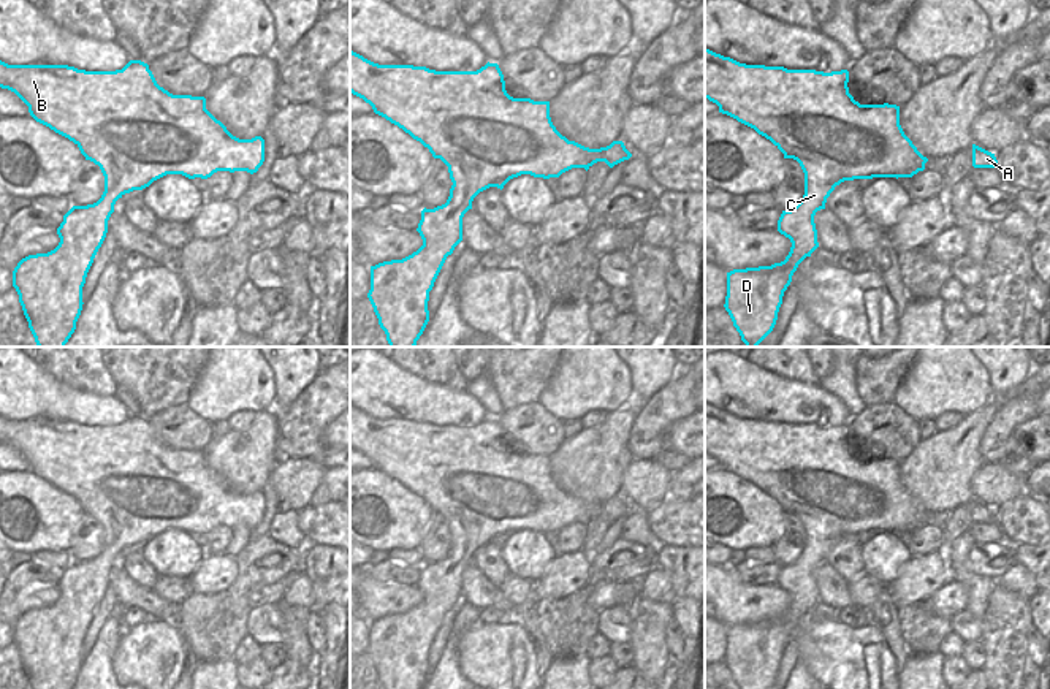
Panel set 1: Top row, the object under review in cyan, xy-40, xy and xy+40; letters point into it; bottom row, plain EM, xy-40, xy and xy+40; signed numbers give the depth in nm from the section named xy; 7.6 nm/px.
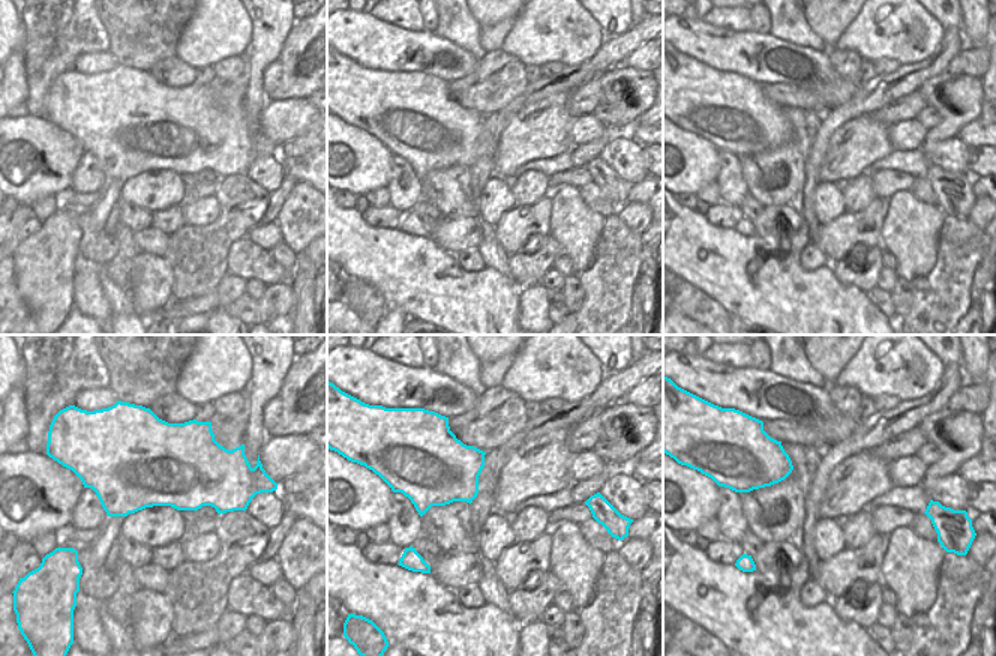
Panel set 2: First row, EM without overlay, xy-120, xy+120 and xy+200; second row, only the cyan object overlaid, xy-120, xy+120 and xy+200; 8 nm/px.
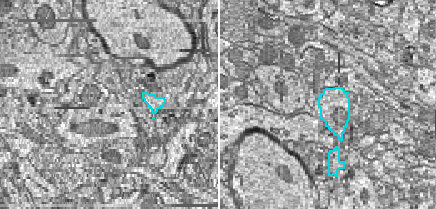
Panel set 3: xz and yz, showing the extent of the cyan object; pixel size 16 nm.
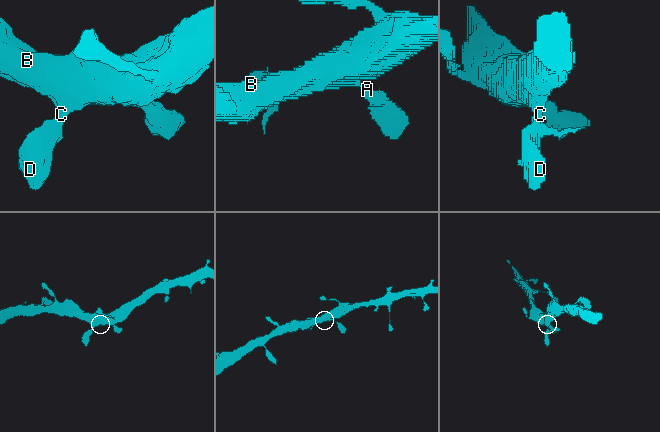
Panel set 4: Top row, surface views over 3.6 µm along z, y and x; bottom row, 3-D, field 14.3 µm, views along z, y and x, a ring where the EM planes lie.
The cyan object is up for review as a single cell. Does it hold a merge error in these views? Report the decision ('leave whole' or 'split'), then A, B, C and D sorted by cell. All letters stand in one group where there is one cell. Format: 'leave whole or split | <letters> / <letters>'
leave whole | A B C D

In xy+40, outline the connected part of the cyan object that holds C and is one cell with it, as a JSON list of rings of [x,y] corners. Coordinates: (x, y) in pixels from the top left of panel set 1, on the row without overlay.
[[[705,402],[705,453],[719,461],[719,467],[754,483],[770,494],[784,513],[793,513],[805,527],[805,550],[790,565],[782,565],[778,586],[790,594],[792,602],[784,616],[771,621],[733,624],[727,627],[725,665],[740,689],[770,689],[776,679],[782,651],[798,619],[819,602],[814,570],[825,564],[827,553],[844,535],[873,532],[912,532],[928,516],[900,480],[900,461],[860,459],[849,448],[849,426],[787,424],[784,421],[746,420]]]

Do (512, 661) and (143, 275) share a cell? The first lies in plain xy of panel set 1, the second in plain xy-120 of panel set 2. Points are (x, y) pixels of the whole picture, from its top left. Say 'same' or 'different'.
same

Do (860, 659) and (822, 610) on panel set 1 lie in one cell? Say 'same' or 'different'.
different

